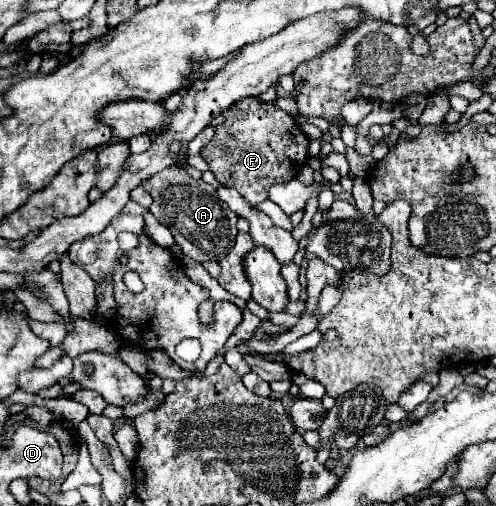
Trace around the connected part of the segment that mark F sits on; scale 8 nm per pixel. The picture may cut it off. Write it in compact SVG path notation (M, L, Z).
M246 97L224 111L226 121L214 127L212 141L200 151L216 181L224 187L240 191L248 203L260 205L268 199L268 191L276 183L286 183L306 163L308 137L294 123L294 117L270 103L262 103L258 97Z

